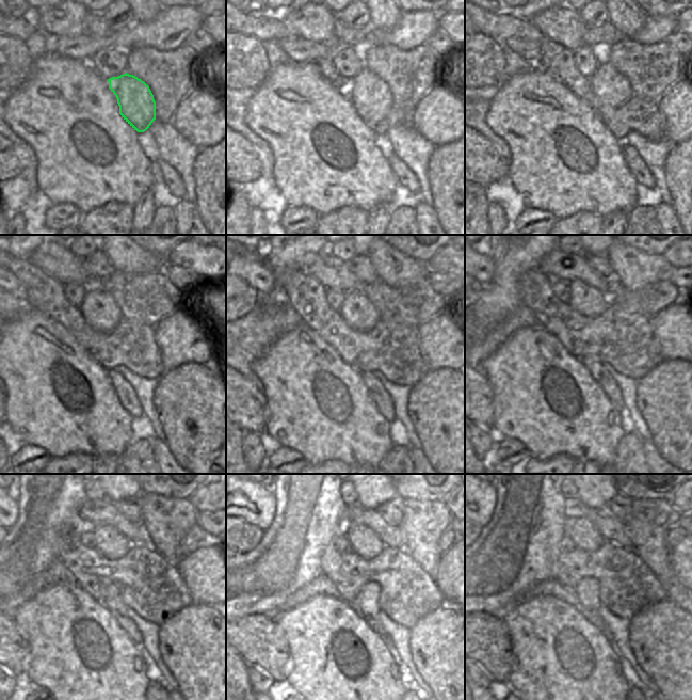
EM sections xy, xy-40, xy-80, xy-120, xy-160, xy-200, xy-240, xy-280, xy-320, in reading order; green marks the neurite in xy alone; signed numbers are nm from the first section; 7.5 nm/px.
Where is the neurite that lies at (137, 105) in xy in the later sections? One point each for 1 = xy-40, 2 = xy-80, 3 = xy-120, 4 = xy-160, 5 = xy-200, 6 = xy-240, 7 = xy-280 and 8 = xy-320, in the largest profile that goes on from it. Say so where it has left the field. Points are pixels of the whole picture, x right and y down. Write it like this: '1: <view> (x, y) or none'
1: xy-40 (372, 99)
2: xy-80 (610, 88)
3: xy-120 (132, 322)
4: xy-160 (348, 298)
5: xy-200 (584, 299)
6: xy-240 (108, 541)
7: xy-280 (348, 539)
8: xy-320 (583, 534)

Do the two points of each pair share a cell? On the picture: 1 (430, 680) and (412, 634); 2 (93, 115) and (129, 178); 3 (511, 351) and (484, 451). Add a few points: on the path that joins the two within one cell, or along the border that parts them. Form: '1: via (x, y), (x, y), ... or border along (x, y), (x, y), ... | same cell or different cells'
1: via (430, 668), (430, 652), (423, 646) | same cell
2: via (109, 131), (117, 143), (118, 162) | same cell
3: border along (491, 428), (497, 436) | different cells

